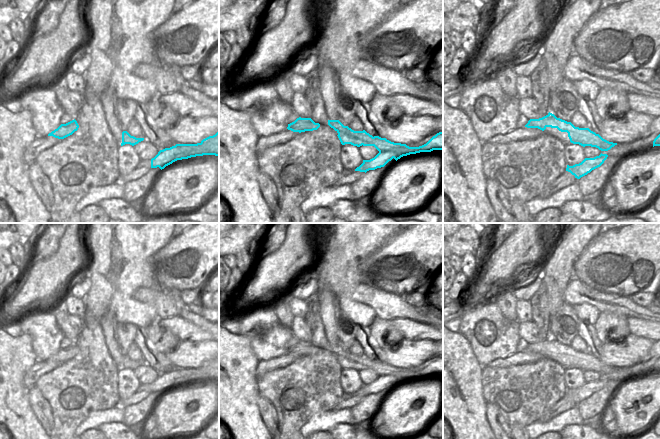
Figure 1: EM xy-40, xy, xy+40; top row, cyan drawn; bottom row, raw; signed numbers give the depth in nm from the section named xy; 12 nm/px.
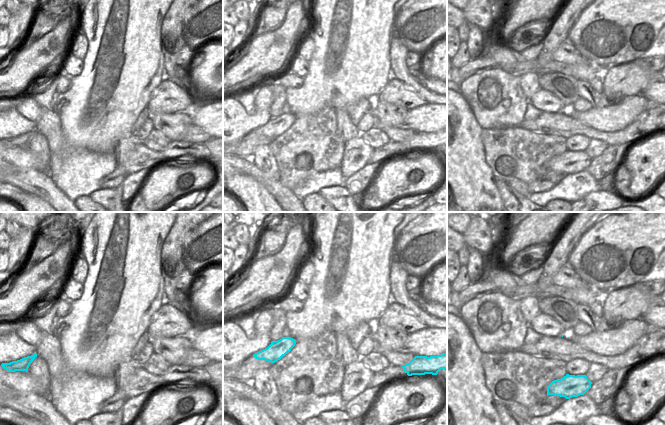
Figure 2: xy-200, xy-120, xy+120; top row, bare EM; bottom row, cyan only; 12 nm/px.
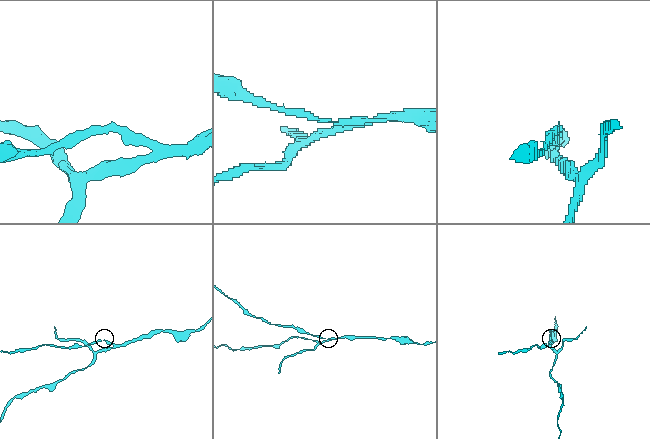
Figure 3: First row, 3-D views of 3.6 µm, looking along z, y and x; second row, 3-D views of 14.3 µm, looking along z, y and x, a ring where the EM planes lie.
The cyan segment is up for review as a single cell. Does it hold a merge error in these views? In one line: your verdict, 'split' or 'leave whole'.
split

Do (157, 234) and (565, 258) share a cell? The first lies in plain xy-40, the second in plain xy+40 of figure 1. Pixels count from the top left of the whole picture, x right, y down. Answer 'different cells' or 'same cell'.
same cell

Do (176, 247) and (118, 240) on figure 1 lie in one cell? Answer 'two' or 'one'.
two

